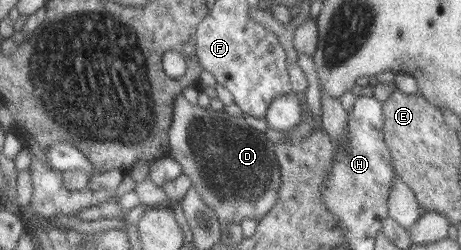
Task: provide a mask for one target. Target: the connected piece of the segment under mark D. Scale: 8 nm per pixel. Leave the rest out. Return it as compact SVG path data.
M178 95L168 131L167 155L179 163L182 173L191 179L194 191L215 213L220 229L245 219L259 221L277 204L282 173L274 143L263 132L251 128L242 116L191 105Z

